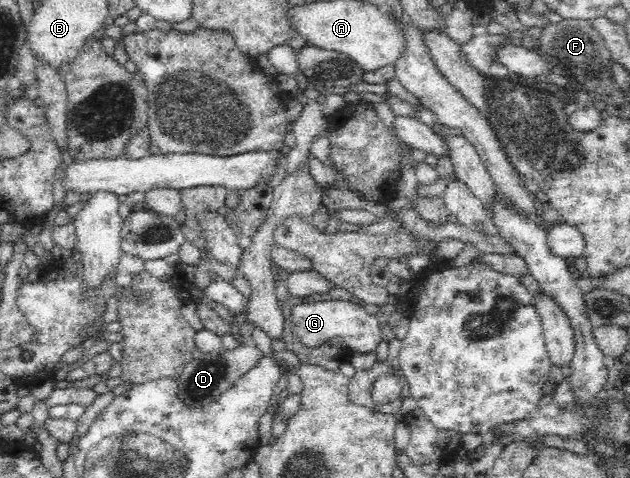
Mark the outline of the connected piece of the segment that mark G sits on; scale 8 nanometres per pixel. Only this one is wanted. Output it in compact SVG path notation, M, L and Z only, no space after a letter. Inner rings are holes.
M345 295L336 300L316 300L296 305L291 311L289 324L294 339L311 348L325 344L332 338L341 337L354 352L374 353L376 346L382 341L382 325L379 319L362 308L358 301Z

